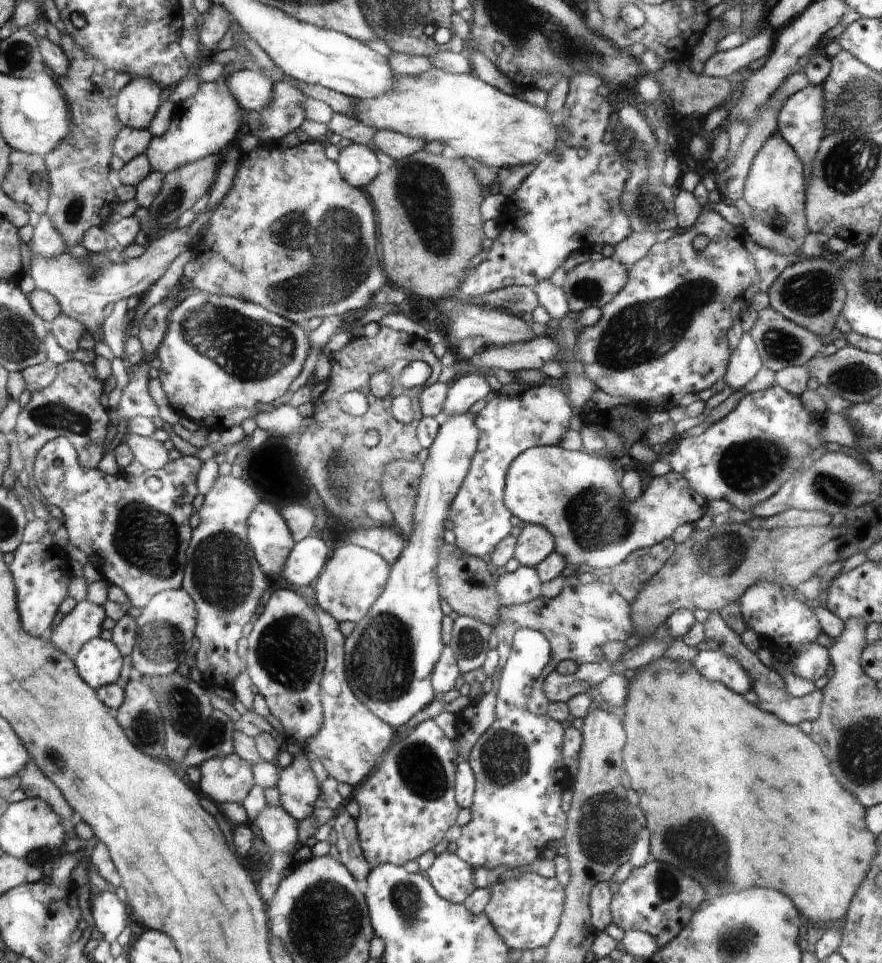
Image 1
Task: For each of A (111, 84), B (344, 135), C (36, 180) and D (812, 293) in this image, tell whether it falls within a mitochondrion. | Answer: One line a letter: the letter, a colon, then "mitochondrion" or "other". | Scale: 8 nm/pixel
A: other
B: other
C: mitochondrion
D: mitochondrion

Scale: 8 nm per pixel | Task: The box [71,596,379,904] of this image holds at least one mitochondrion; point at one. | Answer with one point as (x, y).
(288, 650)

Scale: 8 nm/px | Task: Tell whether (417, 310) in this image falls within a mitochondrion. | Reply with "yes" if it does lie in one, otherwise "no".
no

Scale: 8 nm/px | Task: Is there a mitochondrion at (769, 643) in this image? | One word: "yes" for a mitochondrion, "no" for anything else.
no

